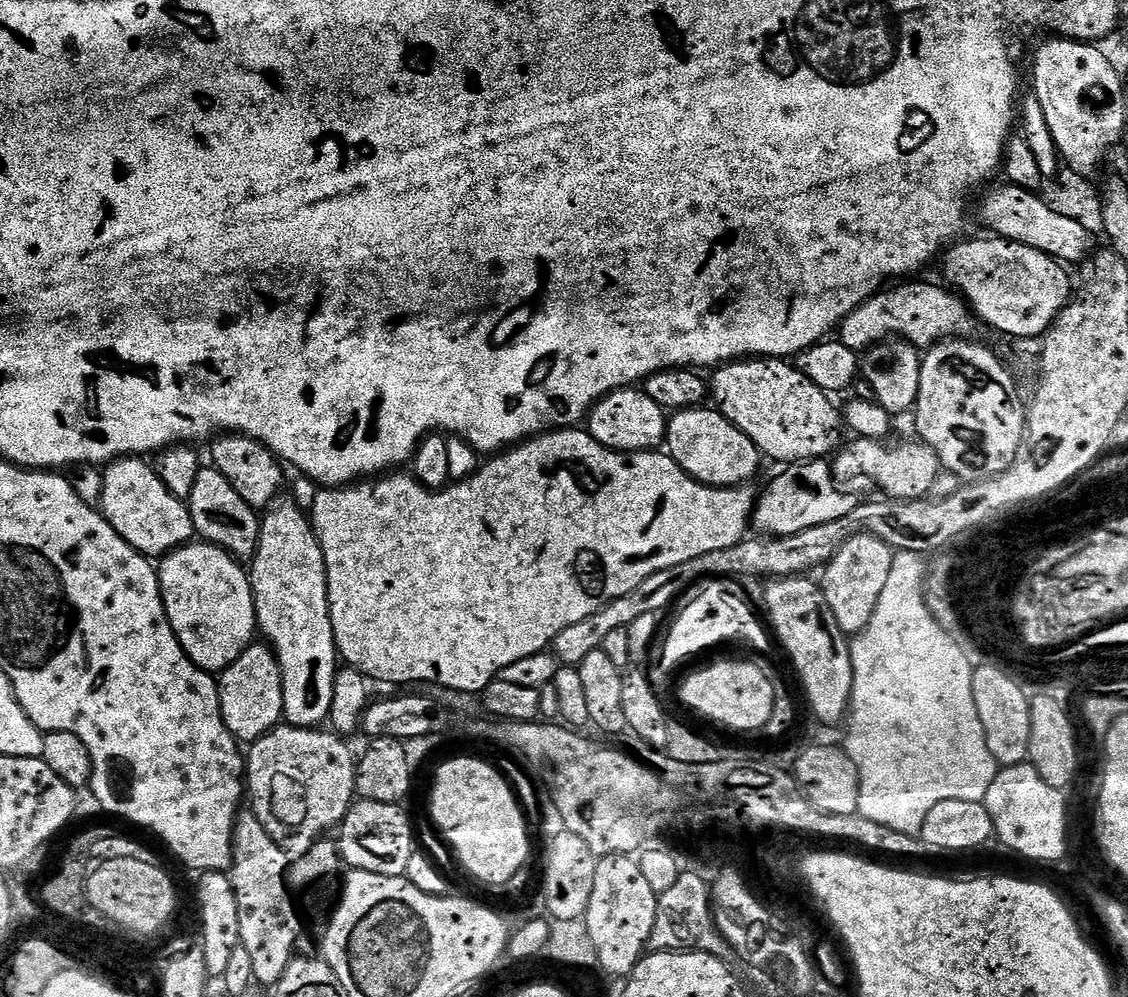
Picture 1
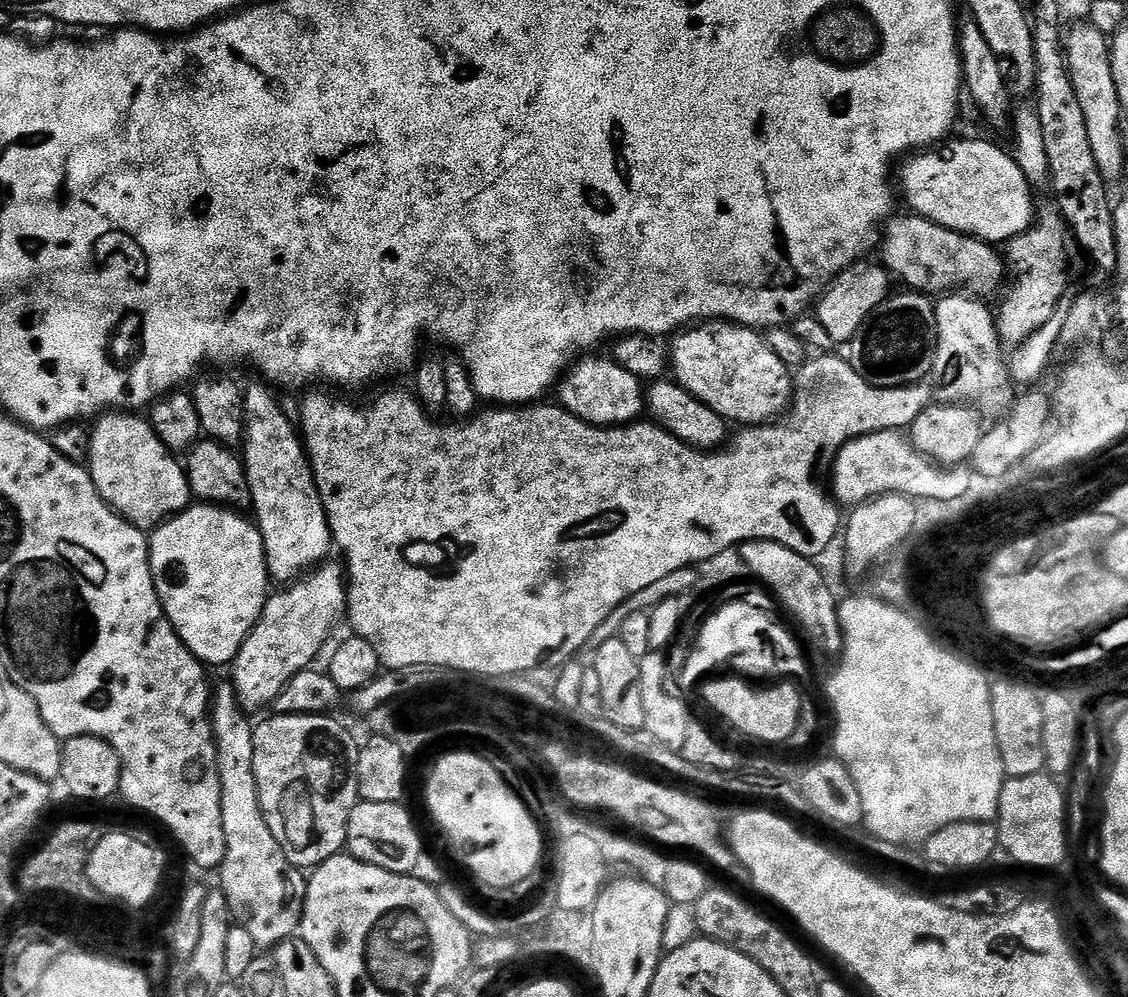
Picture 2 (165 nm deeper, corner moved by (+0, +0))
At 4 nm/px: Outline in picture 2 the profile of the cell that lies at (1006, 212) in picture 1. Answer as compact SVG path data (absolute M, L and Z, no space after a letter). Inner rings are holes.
M952 139L945 141L938 147L925 149L920 153L911 155L904 162L906 164L903 166L901 172L899 169L898 184L900 180L904 196L911 206L909 209L913 213L916 213L922 217L926 217L928 220L935 222L936 225L946 226L947 229L954 230L958 233L964 233L967 236L976 238L977 240L984 240L993 246L999 245L998 242L1001 242L1001 244L1007 243L1018 234L1024 233L1026 229L1032 227L1036 217L1036 200L1031 196L1031 194L1034 194L1031 184L1029 183L1028 179L1025 178L1025 175L1022 174L1022 170L1018 166L1015 157L1009 151L1006 153L1000 147L984 140L951 140Z

